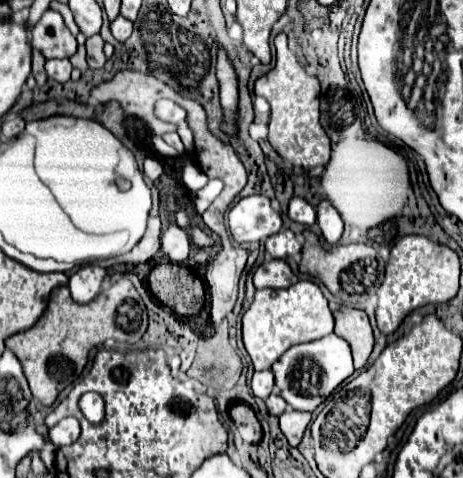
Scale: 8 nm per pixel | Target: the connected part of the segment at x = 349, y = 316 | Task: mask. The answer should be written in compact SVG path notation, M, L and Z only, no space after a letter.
M335 306L333 316L335 316L335 334L347 340L347 344L351 346L355 370L363 368L373 350L373 330L367 314L363 310Z

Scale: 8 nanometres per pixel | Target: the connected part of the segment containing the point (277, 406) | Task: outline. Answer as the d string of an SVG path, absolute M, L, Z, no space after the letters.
M277 388L271 392L271 396L265 400L265 404L267 404L269 414L273 414L273 416L281 416L283 410L285 410L285 406L287 406L285 400L279 396L279 390Z

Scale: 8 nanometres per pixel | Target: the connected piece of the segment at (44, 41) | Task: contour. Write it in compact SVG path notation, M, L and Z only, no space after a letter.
M55 10L43 12L41 20L31 32L31 48L49 58L71 58L77 50L77 40Z

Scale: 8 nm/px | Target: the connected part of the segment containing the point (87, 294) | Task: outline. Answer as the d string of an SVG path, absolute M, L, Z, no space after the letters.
M85 264L81 266L71 278L69 278L69 290L75 302L87 304L91 302L101 288L101 282L105 278L105 268L97 264Z

